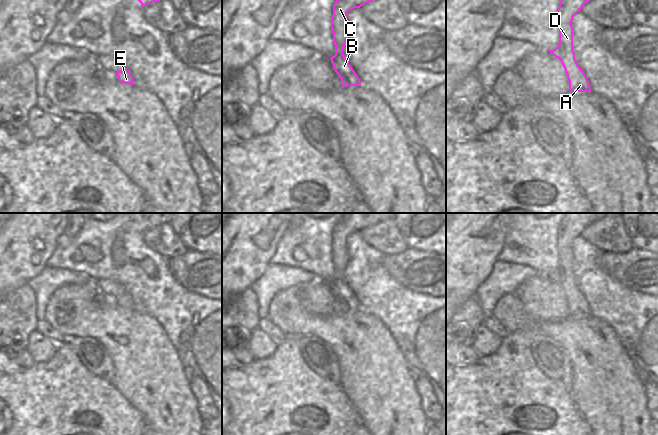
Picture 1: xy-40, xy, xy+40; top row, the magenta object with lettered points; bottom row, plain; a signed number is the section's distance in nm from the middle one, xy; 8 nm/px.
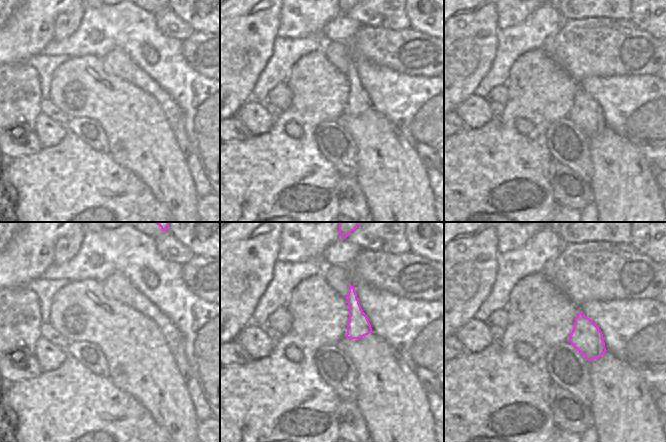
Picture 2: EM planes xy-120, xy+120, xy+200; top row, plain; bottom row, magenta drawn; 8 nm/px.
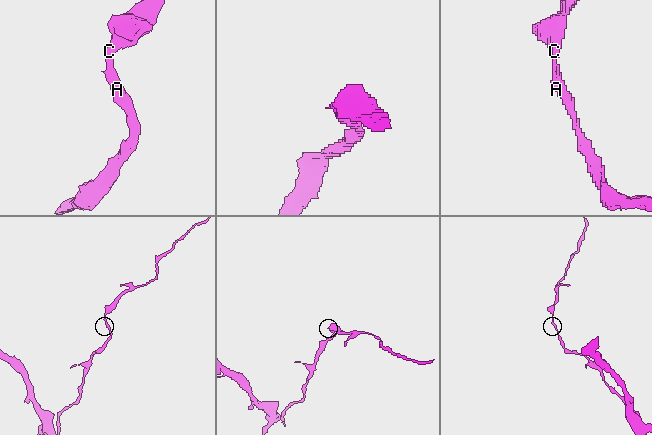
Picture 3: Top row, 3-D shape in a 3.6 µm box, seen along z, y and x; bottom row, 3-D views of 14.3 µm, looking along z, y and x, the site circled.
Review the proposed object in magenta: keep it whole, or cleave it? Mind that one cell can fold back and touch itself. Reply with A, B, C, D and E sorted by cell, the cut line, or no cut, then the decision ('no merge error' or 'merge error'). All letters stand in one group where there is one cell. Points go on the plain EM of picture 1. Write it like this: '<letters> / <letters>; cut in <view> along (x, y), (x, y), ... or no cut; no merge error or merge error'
A B C D E; no cut; no merge error

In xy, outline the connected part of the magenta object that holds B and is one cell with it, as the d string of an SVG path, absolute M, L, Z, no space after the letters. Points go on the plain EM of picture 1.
M345 213L335 225L331 241L335 279L330 284L333 293L341 303L341 312L361 310L359 301L343 279L343 273L349 261L347 237L354 232L360 232L368 226L390 218L395 218L395 213Z

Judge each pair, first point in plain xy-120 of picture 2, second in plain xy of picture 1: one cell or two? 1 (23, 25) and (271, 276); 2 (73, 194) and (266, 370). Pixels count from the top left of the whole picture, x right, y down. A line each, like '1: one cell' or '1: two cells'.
1: two cells
2: one cell

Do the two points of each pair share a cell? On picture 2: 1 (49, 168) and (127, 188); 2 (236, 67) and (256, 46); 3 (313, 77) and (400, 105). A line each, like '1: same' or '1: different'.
1: same
2: same
3: different

